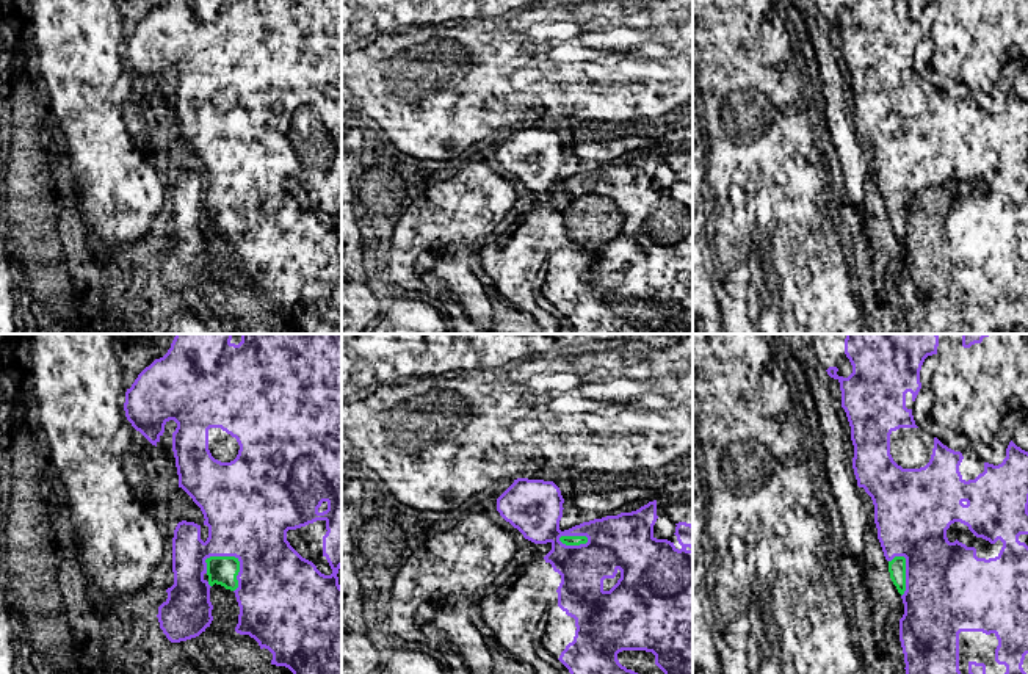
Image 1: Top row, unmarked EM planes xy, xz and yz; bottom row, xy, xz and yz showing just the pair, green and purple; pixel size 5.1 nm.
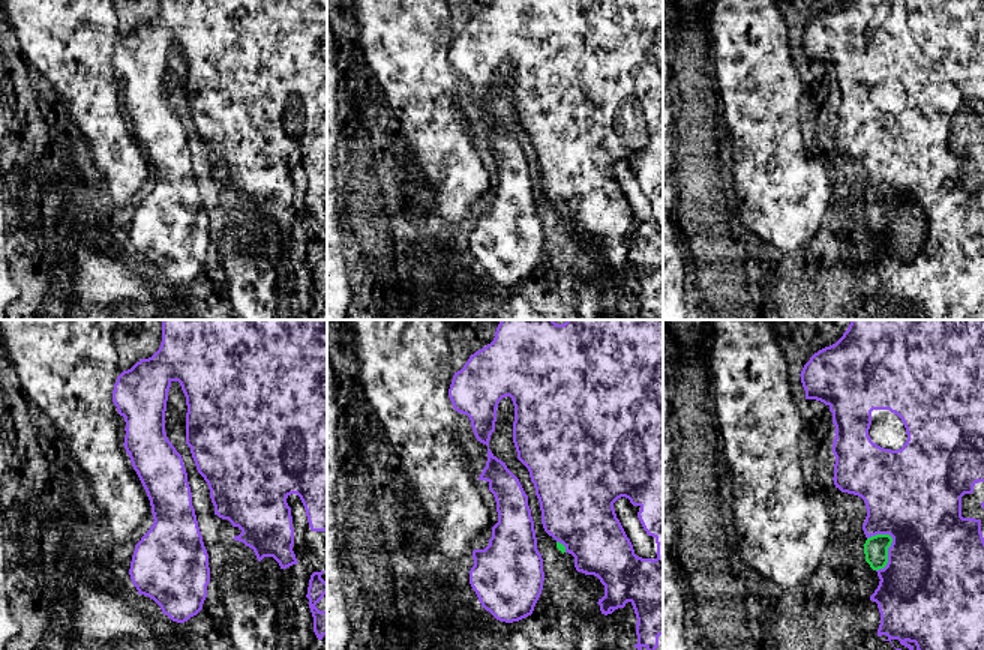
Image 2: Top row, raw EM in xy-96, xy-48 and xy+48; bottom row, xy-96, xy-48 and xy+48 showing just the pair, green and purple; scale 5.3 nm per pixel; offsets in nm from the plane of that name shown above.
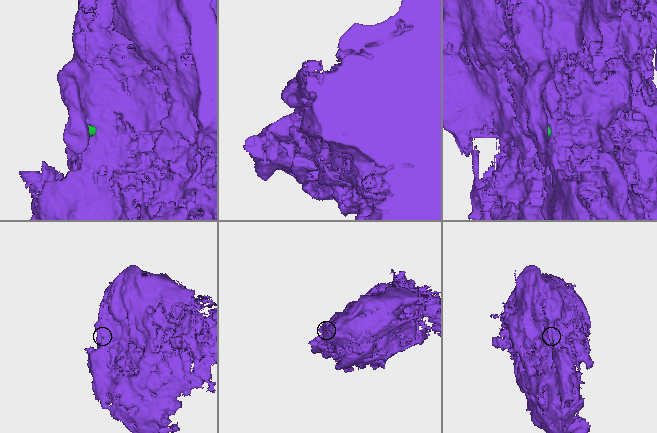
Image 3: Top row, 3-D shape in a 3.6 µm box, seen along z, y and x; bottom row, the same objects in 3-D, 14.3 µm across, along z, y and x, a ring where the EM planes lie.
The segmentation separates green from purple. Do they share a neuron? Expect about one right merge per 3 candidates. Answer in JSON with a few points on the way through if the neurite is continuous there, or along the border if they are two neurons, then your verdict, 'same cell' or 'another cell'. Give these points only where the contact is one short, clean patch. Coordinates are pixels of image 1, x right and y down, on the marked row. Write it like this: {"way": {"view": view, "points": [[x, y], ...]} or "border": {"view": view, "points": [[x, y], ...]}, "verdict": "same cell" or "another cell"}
{"way": {"view": "xy", "points": [[223, 571], [238, 561], [246, 554], [248, 514]]}, "verdict": "same cell"}

